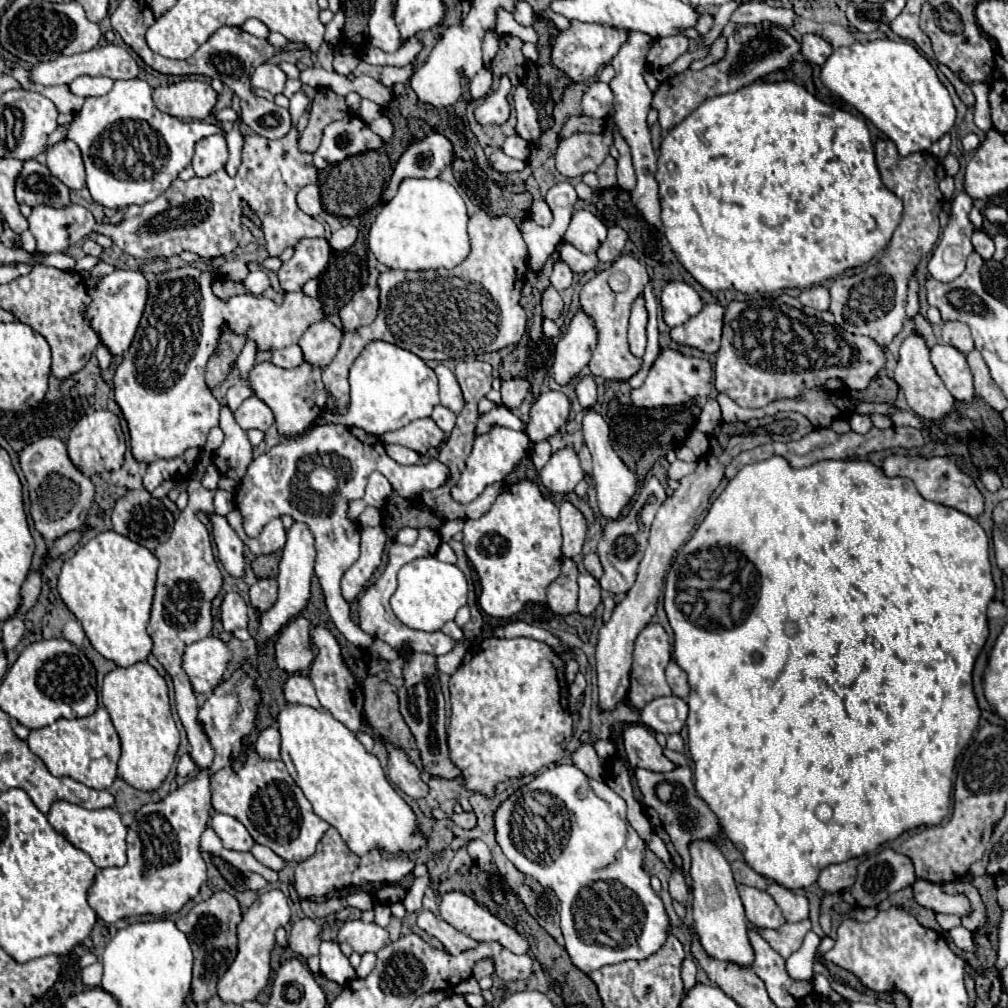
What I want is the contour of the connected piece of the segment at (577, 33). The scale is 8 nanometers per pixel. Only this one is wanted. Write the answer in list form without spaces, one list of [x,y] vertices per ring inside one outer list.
[[[573,19],[569,29],[559,31],[557,35],[551,37],[551,63],[559,71],[569,75],[573,83],[583,83],[589,77],[593,77],[601,65],[607,65],[613,59],[613,55],[619,51],[625,39],[627,39],[627,31],[619,31],[609,25],[581,23]]]

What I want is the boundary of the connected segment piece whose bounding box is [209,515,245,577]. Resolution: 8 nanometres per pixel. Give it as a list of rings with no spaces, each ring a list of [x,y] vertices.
[[[221,515],[209,517],[213,527],[213,539],[219,551],[219,559],[225,565],[225,569],[233,577],[243,577],[245,561],[243,561],[243,541],[237,537],[237,533],[229,527],[227,519]]]

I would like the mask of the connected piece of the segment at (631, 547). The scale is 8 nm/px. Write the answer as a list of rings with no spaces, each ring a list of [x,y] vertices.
[[[651,477],[639,491],[639,497],[637,501],[631,505],[629,513],[623,517],[623,519],[617,519],[617,521],[607,521],[607,525],[603,527],[603,537],[599,541],[599,547],[597,547],[597,553],[601,557],[601,565],[603,565],[603,577],[599,579],[599,585],[601,589],[609,591],[609,593],[627,593],[631,589],[631,585],[635,583],[635,577],[637,577],[637,567],[639,567],[639,561],[643,557],[643,551],[645,551],[645,535],[643,535],[643,529],[639,527],[639,511],[641,507],[655,495],[655,499],[659,499],[663,495],[665,499],[665,487],[655,479]]]

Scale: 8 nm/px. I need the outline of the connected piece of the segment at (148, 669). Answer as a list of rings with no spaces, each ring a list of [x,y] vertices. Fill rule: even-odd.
[[[145,661],[127,669],[117,667],[105,675],[101,699],[121,739],[119,777],[139,791],[155,791],[165,781],[179,747],[179,731],[171,717],[165,679]]]

